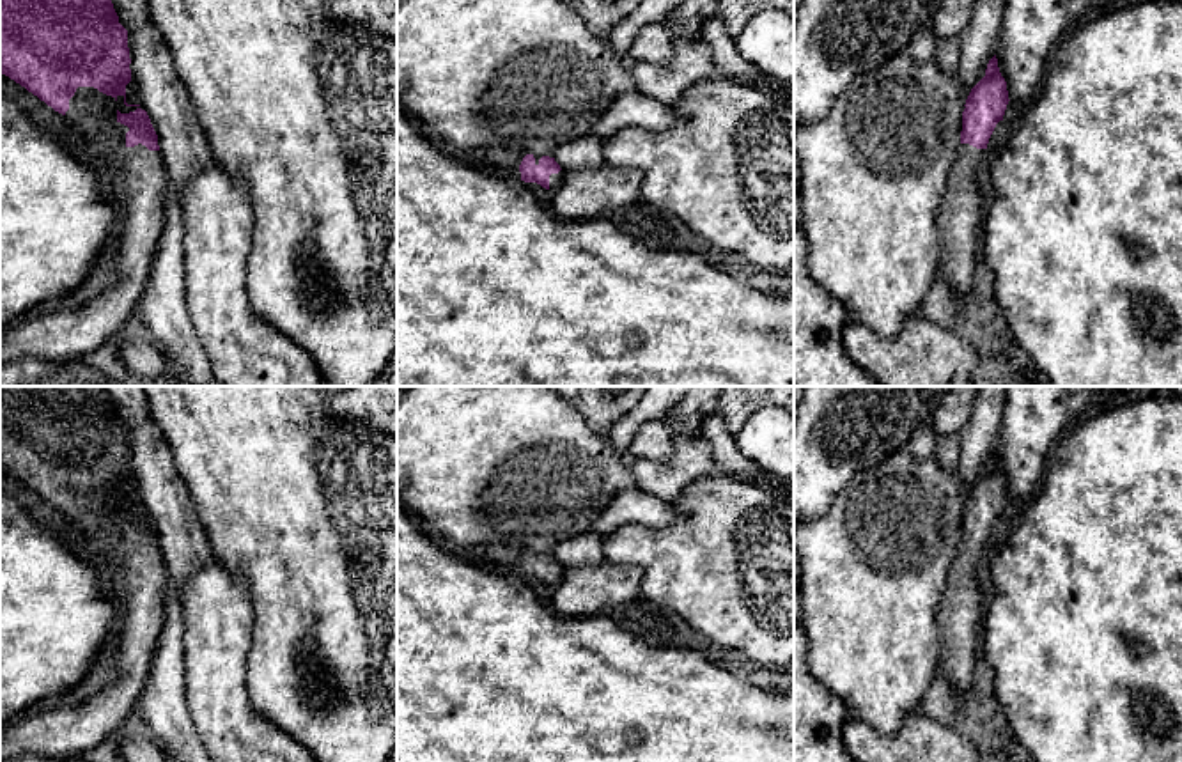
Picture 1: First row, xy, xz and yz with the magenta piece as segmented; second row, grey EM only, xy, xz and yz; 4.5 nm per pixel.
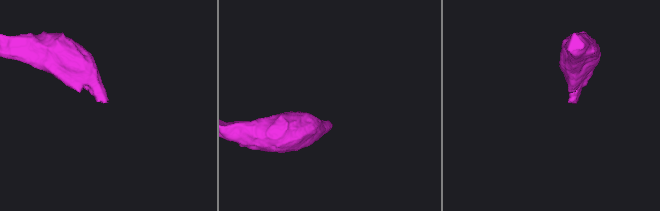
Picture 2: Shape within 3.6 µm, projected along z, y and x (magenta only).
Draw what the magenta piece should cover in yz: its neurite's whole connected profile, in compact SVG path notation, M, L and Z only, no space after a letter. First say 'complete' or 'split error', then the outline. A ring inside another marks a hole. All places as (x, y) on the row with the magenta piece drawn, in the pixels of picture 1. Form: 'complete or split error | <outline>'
complete | M994 55L987 64L985 76L971 89L966 99L960 144L987 149L996 124L1003 121L1008 101L1007 82Z

